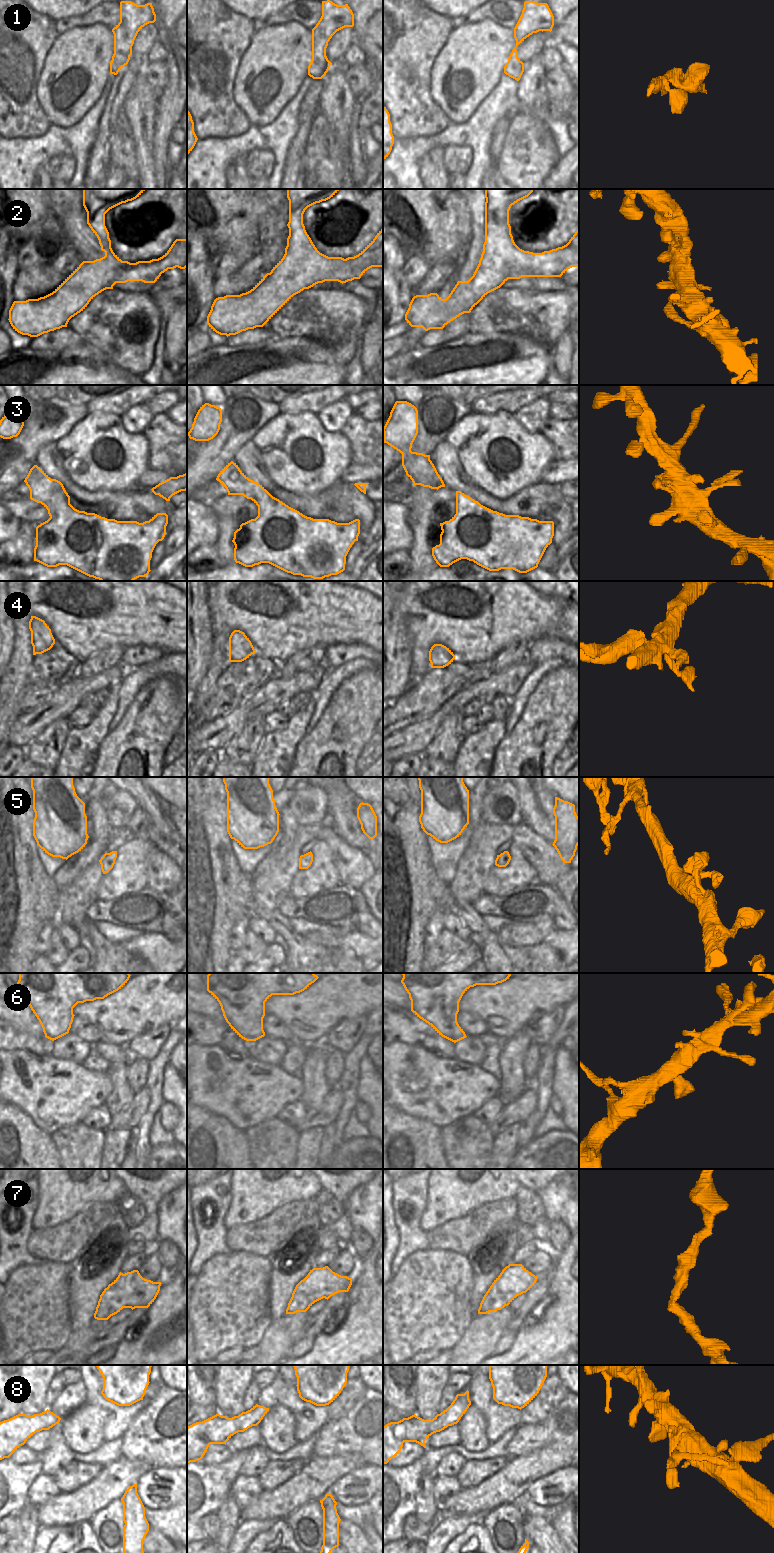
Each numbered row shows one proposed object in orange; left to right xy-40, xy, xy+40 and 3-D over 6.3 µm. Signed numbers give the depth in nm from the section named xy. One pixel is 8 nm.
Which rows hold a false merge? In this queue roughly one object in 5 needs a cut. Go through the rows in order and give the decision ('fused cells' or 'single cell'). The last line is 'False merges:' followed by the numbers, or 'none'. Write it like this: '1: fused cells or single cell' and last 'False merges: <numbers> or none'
1: single cell
2: single cell
3: single cell
4: single cell
5: single cell
6: single cell
7: single cell
8: single cell
False merges: none

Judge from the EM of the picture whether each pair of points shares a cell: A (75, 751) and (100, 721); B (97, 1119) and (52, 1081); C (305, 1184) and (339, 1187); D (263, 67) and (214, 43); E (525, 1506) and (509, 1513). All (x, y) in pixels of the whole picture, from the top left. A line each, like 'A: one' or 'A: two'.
A: one
B: two
C: two
D: two
E: two

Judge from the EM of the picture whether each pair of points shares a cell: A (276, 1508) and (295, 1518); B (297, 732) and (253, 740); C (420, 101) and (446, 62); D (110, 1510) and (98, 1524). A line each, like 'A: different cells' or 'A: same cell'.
A: different cells
B: different cells
C: different cells
D: same cell

